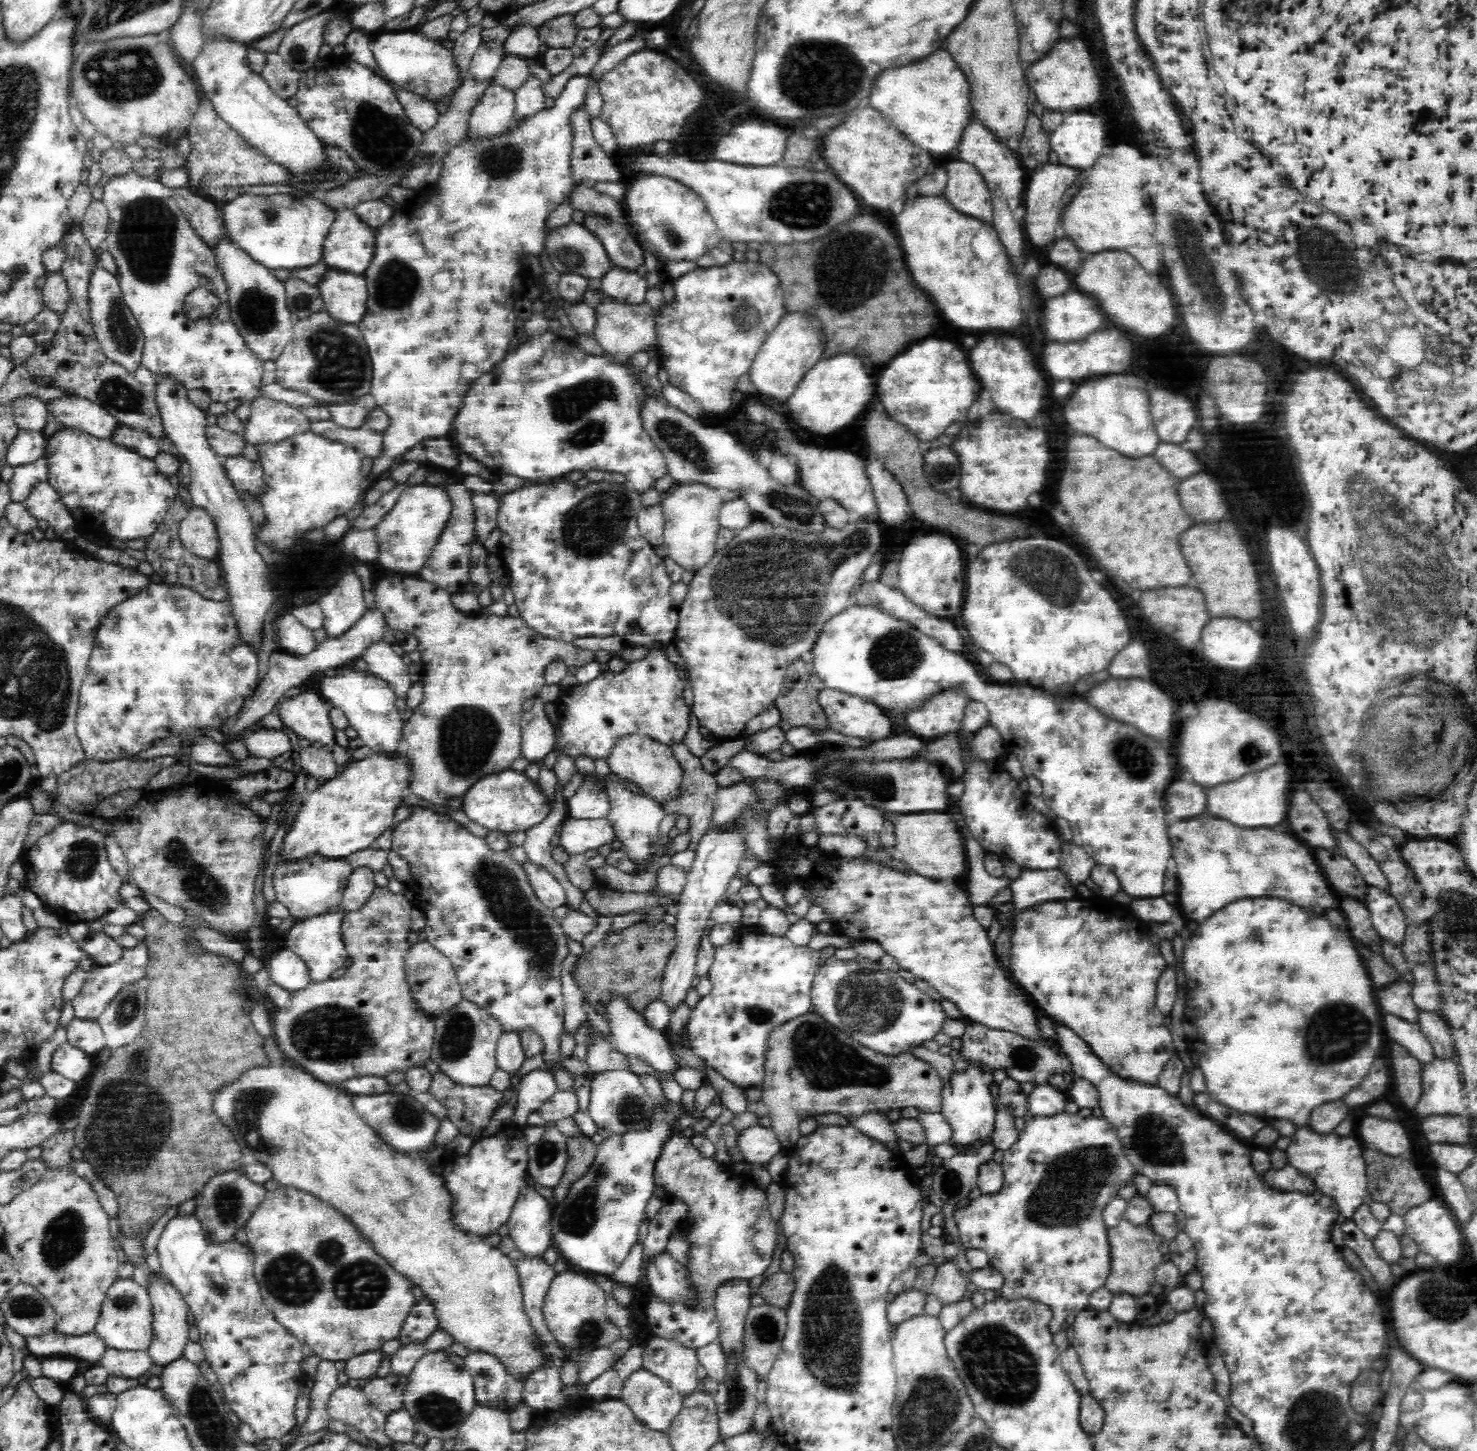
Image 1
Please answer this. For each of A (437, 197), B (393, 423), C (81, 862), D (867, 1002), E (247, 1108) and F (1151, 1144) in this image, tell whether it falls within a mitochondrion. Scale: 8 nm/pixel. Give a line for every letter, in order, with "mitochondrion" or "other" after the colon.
A: other
B: other
C: mitochondrion
D: mitochondrion
E: mitochondrion
F: mitochondrion

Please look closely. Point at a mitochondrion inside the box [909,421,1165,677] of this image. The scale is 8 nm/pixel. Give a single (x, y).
(1049, 578)

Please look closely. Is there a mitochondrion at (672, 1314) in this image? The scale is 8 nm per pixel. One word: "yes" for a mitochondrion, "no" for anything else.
no

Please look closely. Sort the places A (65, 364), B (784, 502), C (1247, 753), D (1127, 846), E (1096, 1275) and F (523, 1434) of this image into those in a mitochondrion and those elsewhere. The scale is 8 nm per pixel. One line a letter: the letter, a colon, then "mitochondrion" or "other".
A: other
B: mitochondrion
C: mitochondrion
D: other
E: other
F: other

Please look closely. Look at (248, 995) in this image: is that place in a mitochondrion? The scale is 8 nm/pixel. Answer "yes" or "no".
no

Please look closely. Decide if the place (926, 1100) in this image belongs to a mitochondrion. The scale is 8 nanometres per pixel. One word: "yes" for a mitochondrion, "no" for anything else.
no

